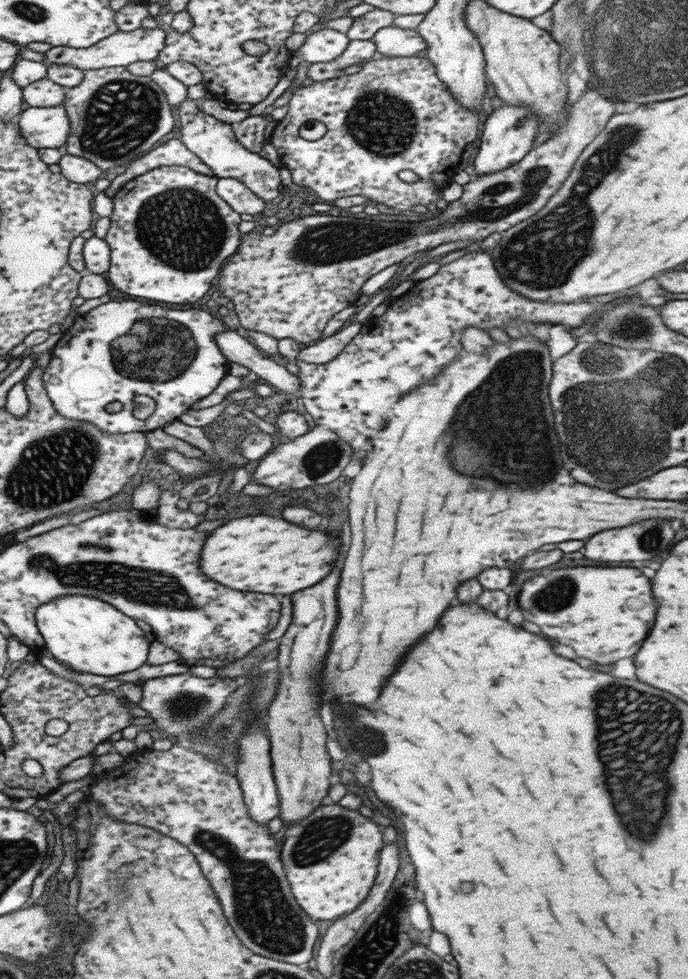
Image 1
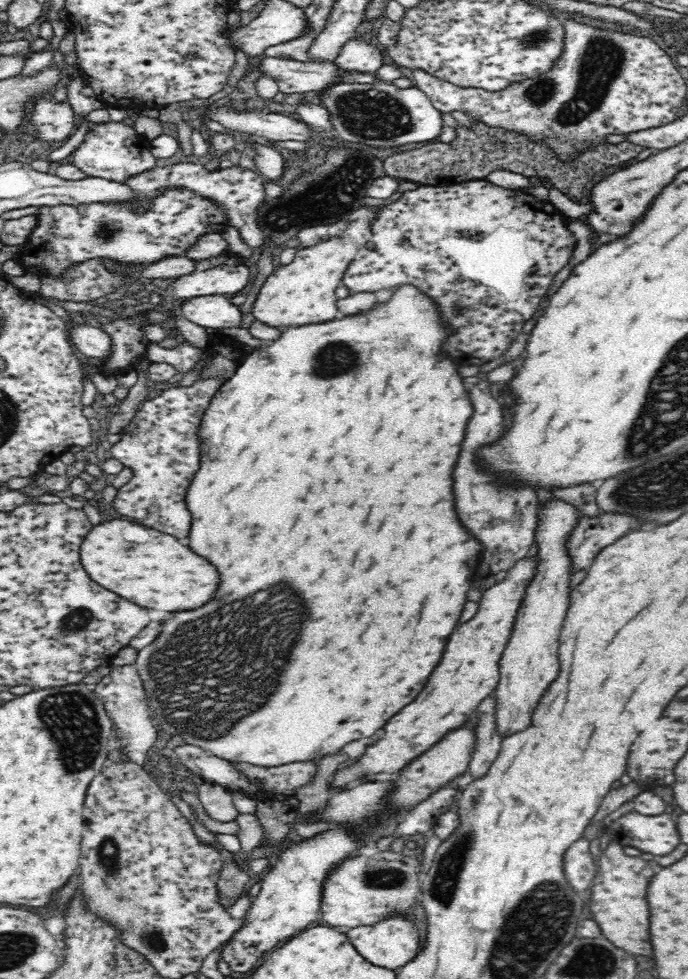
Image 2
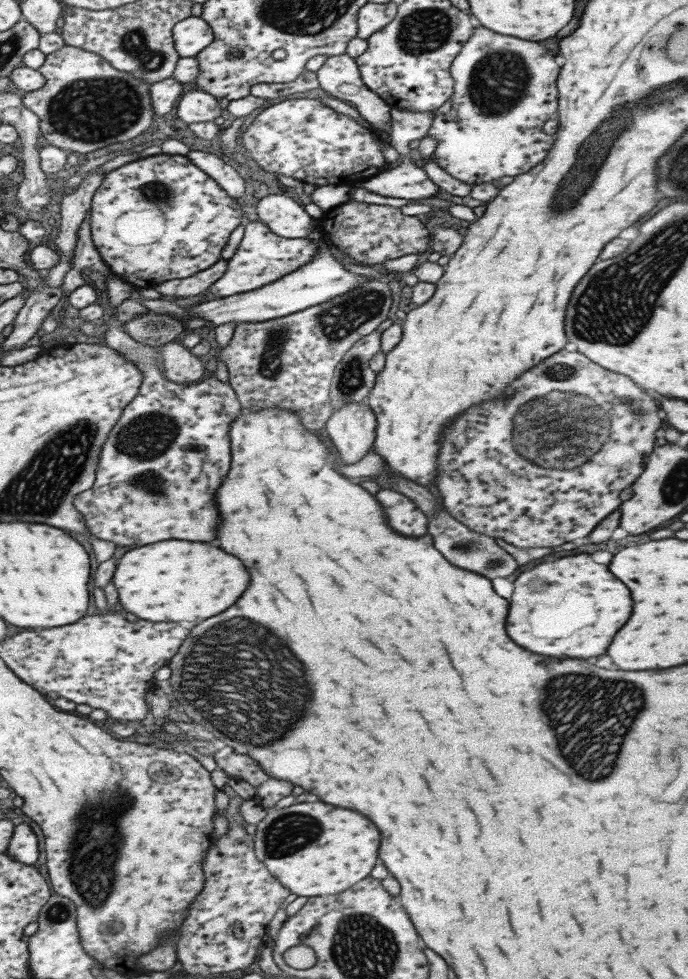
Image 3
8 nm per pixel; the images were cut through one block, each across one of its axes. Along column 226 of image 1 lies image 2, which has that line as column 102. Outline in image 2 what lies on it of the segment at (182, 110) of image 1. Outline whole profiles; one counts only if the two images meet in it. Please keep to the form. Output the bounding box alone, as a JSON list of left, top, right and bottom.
[70,121,157,183]

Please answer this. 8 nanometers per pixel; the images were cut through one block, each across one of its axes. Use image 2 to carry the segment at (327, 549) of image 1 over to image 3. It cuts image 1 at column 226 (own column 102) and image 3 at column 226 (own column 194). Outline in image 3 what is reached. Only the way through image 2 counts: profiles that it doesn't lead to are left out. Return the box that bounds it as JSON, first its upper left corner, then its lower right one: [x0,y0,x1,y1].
[111,540,249,623]

